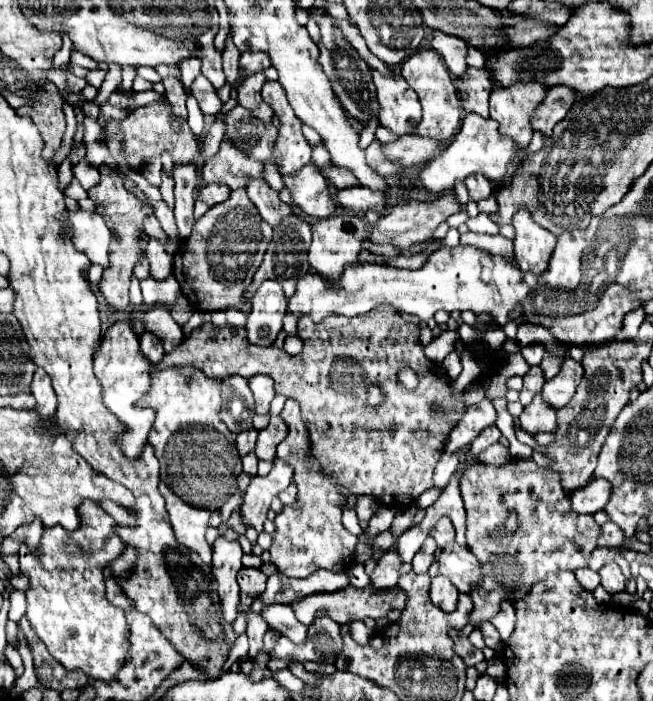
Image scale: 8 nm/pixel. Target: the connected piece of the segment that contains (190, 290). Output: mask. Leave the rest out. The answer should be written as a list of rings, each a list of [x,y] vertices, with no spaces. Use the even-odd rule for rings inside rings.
[[[237,189],[231,191],[229,199],[223,203],[213,205],[195,225],[193,225],[193,233],[189,239],[183,239],[179,243],[179,249],[173,257],[173,275],[181,285],[183,295],[187,295],[191,299],[193,305],[197,305],[197,309],[227,309],[227,307],[235,307],[235,309],[245,309],[249,311],[249,307],[243,307],[243,291],[245,287],[251,283],[251,277],[255,275],[255,269],[261,265],[263,255],[267,251],[271,243],[271,227],[269,223],[265,223],[261,219],[261,215],[257,213],[257,209],[253,207],[253,203],[247,197],[245,189]]]

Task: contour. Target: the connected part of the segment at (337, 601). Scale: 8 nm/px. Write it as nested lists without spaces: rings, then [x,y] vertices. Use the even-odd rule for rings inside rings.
[[[345,587],[341,591],[333,591],[333,593],[317,593],[317,595],[311,595],[311,597],[305,597],[303,601],[299,603],[293,603],[293,609],[297,613],[297,619],[305,625],[309,625],[313,619],[315,619],[315,611],[317,609],[327,609],[329,611],[329,617],[335,619],[337,623],[349,623],[349,621],[357,621],[357,619],[379,619],[379,617],[385,617],[389,615],[391,611],[403,611],[407,605],[407,593],[401,589],[401,587],[391,587],[391,589],[371,589],[367,591],[365,589],[357,589],[357,587]]]

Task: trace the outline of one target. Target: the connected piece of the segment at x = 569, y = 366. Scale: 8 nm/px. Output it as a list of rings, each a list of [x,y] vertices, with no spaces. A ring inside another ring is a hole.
[[[567,355],[561,363],[559,373],[543,385],[543,399],[551,403],[551,407],[555,409],[565,407],[575,395],[575,389],[581,383],[581,379],[583,379],[581,363],[577,363],[575,359]]]

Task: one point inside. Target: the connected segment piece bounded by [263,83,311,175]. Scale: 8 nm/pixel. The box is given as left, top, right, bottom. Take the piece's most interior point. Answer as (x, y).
(292, 151)

